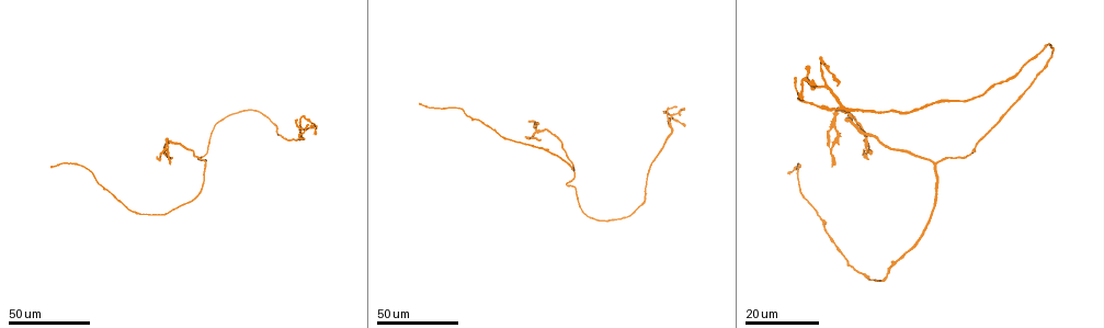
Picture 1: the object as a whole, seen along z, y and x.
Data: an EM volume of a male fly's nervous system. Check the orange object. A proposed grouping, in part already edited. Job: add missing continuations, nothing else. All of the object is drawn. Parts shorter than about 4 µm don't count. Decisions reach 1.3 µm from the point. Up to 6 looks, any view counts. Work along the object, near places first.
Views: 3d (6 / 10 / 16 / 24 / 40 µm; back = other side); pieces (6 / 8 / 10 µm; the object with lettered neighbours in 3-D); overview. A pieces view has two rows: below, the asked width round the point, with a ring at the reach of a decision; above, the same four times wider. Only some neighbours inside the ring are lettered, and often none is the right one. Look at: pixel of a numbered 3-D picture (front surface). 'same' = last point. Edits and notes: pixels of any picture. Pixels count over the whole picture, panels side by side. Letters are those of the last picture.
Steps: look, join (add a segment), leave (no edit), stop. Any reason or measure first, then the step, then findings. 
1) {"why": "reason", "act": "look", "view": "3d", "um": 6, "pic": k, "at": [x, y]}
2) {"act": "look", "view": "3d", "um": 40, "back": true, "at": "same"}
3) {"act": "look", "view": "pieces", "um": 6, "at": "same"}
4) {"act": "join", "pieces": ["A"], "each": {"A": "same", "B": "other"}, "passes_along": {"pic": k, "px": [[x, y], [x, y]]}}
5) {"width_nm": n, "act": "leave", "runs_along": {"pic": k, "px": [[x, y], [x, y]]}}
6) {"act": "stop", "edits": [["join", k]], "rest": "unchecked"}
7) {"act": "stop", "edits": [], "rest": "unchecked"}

{"why": "long arm stops here", "act": "look", "view": "3d", "um": 24, "pic": 1, "at": [790, 173]}

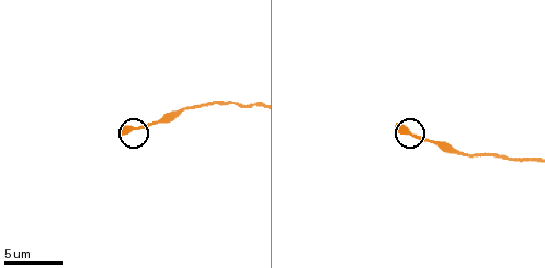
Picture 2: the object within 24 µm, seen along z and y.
{"act": "look", "view": "pieces", "um": 6, "pic": 2, "at": [397, 127]}

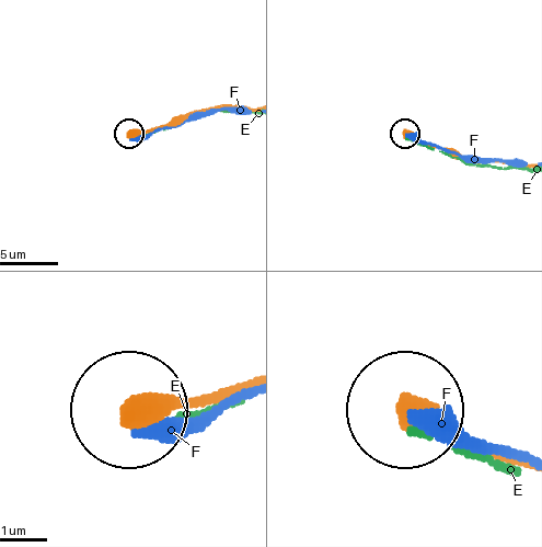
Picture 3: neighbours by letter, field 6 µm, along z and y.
{"act": "leave", "each": {"E": "other", "F": "other"}, "runs_along": {"pic": 3, "px": [[246, 382], [133, 406]]}, "found": "none of them fits"}

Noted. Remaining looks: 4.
{"why": "an open end", "act": "look", "view": "3d", "um": 24, "pic": 1, "at": [542, 140]}

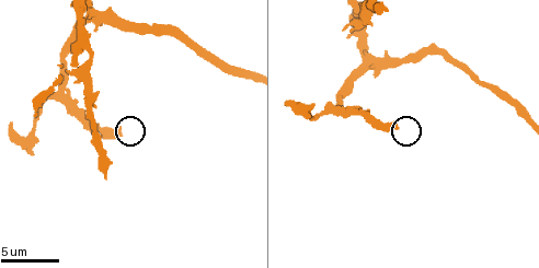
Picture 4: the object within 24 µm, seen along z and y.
{"why": "see the neighbours", "act": "look", "view": "pieces", "um": 6, "pic": 4, "at": [397, 129]}

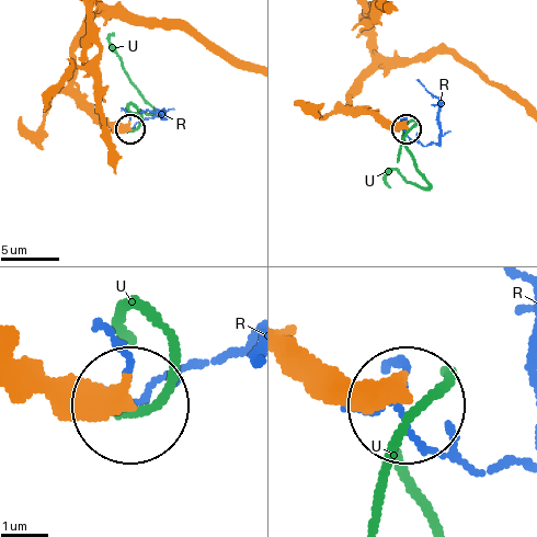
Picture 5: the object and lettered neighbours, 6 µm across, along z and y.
{"act": "leave", "each": {"R": "other", "U": "other"}, "runs_along": {"pic": 5, "px": [[21, 357], [123, 401]]}, "found": "none of them fits"}

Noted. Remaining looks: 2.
{"act": "look", "view": "3d", "um": 10, "pic": 4, "at": [37, 113]}

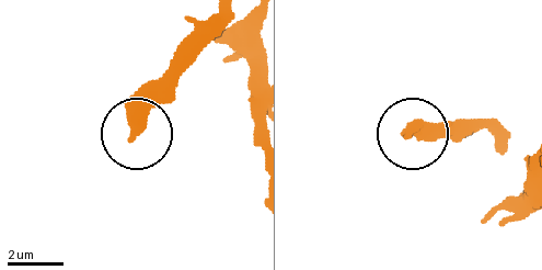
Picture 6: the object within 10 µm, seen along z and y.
{"why": "what lies round it", "act": "look", "view": "pieces", "um": 10, "pic": 6, "at": [130, 137]}

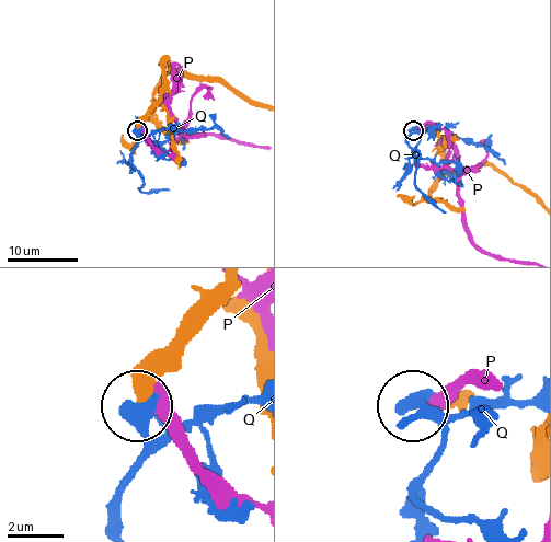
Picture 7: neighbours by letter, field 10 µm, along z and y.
{"act": "leave", "each": {"P": "other", "Q": "other"}, "runs_along": {"pic": 7, "px": [[216, 291], [192, 341], [138, 402]]}, "found": "no lettered segment goes on from it"}

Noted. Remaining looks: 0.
{"act": "stop", "edits": [], "rest": "unchecked"}

